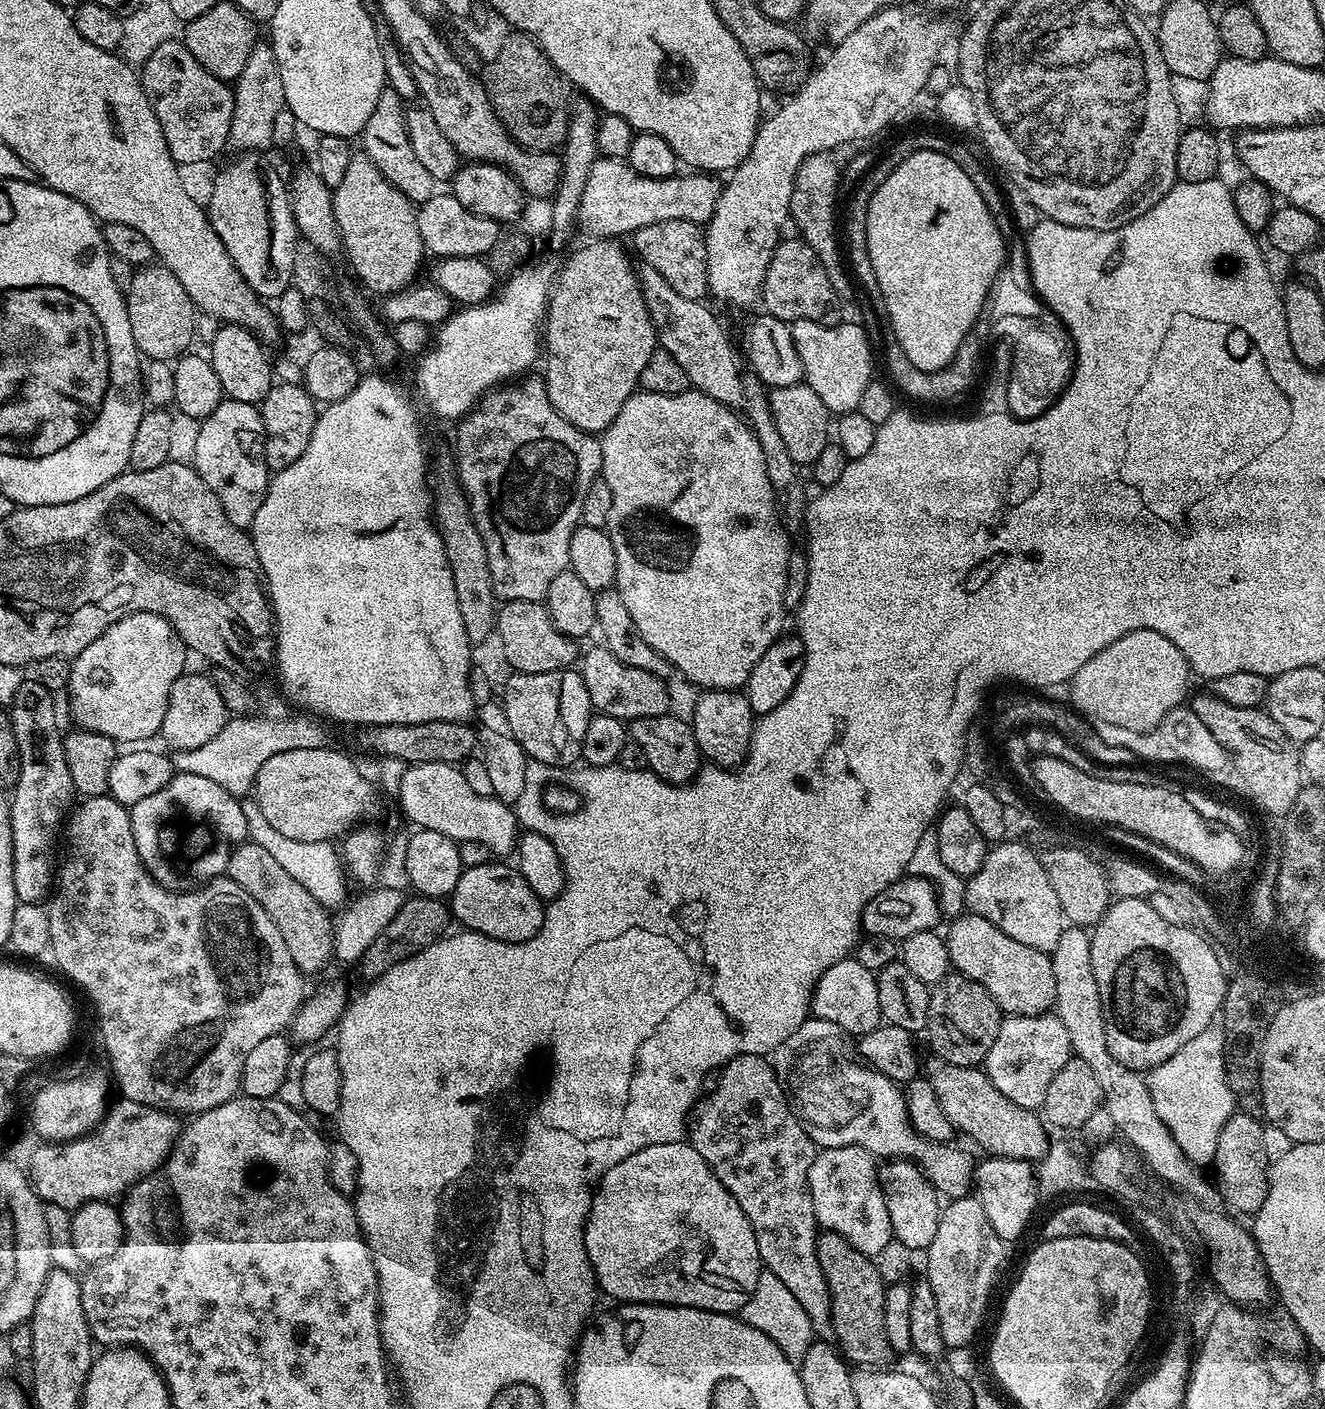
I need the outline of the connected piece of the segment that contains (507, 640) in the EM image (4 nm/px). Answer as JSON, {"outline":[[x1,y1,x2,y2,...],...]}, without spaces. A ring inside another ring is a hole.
{"outline":[[510,600,501,603,495,613,494,632,497,637,500,635,504,660,512,667,513,673,546,674,571,669,577,663,577,641,557,630,543,603,534,600]]}

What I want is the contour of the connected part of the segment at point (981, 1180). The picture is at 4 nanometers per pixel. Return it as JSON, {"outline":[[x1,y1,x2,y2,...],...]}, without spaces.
{"outline":[[988,1156,984,1158,984,1161,977,1163,974,1168,974,1195,977,1200,979,1200,982,1210,986,1210,986,1218,990,1218,990,1226,994,1226,994,1234,998,1234,1001,1240,1005,1242,1011,1242,1011,1240,1016,1240,1024,1231,1028,1228,1028,1223,1032,1220,1032,1211,1036,1208,1036,1202,1038,1203,1038,1193,1037,1193,1037,1169,1034,1164,1030,1161,1016,1161,1014,1158,1004,1158,996,1156]]}

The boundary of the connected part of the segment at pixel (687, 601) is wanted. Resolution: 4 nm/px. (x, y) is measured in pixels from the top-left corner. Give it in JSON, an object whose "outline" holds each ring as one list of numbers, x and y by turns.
{"outline":[[637,390,624,403,622,410,618,410,618,418,614,418,612,425,599,437,600,445,602,446,602,466,600,470,603,480,610,486,611,495,610,518,608,519,606,531,610,542,614,546,614,558,616,559,615,590,618,594,622,594,622,602,626,602,626,611,630,613,630,618,634,618,634,626,638,626,638,634,642,634,642,638,646,638,646,642,650,646,654,646,654,650,658,650,658,654,662,654,662,658,666,658,666,662,670,662,677,673,681,672,690,683,697,684,697,689,700,690,711,690,714,688,743,689,750,678,750,670,754,670,754,665,757,664,758,658,762,658,762,654,766,654,766,650,770,650,770,646,785,631,784,615,786,615,786,609,783,602,783,594,786,589,787,560,790,553,788,539,790,539,790,536,785,531,781,521,781,510,777,507,776,494,771,488,769,475,766,474,766,461,762,456,762,448,749,425,739,415,737,415,738,417,736,415,737,413,733,409,697,390,689,390,677,396]]}

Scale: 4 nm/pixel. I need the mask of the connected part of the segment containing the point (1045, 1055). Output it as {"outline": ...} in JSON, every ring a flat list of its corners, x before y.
{"outline":[[1005,1015,998,1036,983,1060,982,1069,1010,1102,1040,1110,1054,1074,1058,1074,1058,1070,1062,1070,1062,1066,1066,1066,1073,1056,1070,1034,1066,1034,1066,1026,1062,1026,1059,1016]]}

